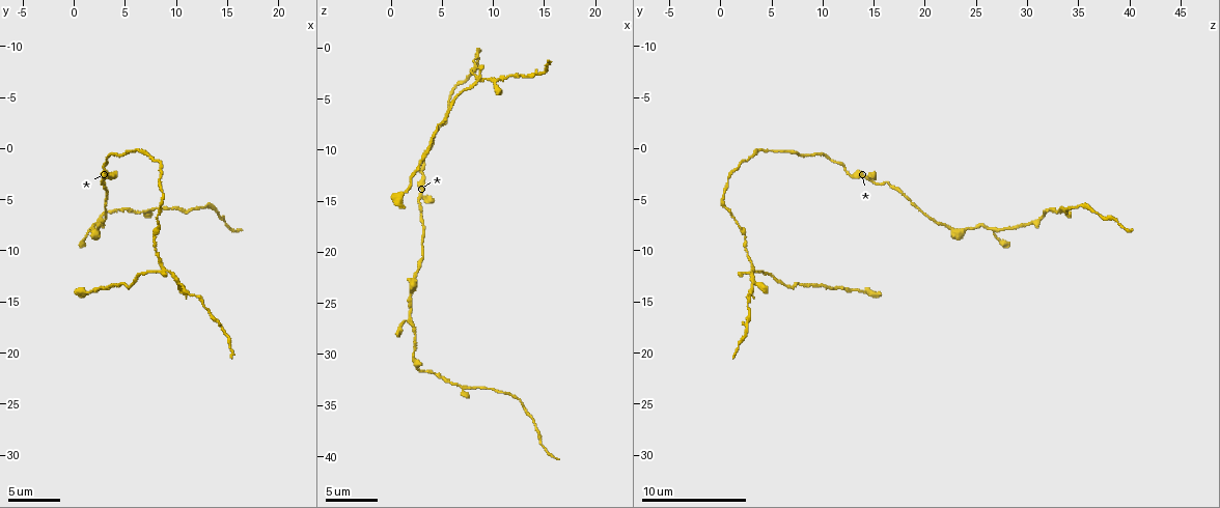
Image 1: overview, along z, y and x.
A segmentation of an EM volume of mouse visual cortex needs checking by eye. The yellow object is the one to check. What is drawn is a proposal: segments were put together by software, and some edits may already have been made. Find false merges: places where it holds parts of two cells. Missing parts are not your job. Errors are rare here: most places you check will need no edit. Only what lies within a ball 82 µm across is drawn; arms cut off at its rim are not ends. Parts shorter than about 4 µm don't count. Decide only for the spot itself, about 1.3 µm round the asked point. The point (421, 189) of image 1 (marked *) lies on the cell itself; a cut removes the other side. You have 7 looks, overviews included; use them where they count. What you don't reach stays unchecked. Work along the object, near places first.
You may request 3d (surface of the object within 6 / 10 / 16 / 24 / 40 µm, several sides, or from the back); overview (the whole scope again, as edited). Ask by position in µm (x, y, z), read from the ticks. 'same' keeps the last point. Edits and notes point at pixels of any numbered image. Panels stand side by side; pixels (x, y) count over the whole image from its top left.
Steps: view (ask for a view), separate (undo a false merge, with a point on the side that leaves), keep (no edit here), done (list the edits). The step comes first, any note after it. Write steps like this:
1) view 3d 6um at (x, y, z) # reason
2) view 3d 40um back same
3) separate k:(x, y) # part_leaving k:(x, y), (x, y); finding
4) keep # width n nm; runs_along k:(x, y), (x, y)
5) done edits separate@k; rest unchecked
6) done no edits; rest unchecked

view 3d 6um at (6.4, 6.2, 32.8) # three-way junction

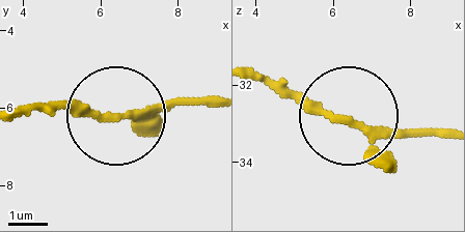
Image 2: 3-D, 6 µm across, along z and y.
view 3d 6um back at (6.50, 6.15, 33.00)

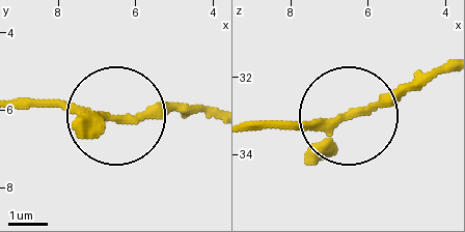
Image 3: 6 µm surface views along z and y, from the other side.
keep # arms 3; runs_along 3:(446, 67), (337, 116), (257, 126); continuous, no second cell

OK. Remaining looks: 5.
view 3d 6um at (12.6, 5.6, 35.0) # a narrow waist

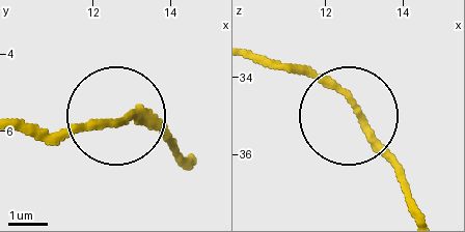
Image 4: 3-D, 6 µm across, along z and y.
keep # runs_along 4:(252, 52), (342, 88), (407, 184); continuous, no second cell

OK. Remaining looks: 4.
view 3d 10um at (8.2, 12.0, 3.4) # four or more arms meet

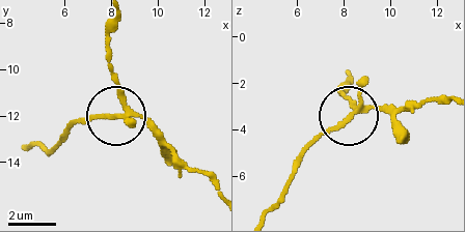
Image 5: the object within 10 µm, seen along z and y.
view 3d 10um back at (8.3, 12.0, 3.2)

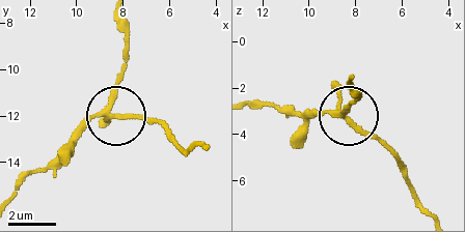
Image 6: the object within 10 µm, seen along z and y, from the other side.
separate 6:(334, 82) # width 210 nm; part_leaving 6:(111, 116), (151, 120), (187, 150), (204, 146); two cells meet here

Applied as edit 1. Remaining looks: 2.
done edits separate@6; rest unchecked

